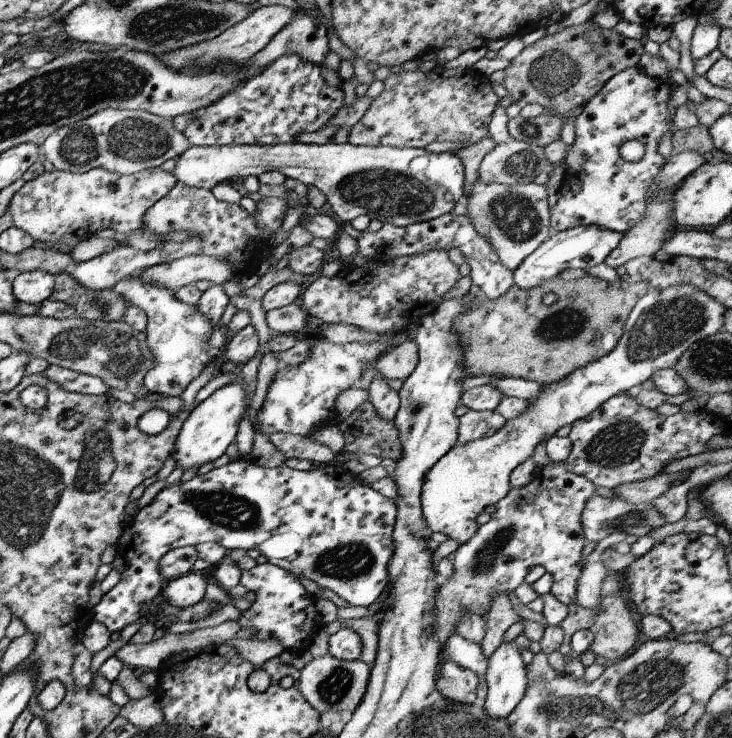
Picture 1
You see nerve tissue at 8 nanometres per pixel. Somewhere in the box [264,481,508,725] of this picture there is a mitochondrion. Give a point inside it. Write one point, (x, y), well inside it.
(353, 560)

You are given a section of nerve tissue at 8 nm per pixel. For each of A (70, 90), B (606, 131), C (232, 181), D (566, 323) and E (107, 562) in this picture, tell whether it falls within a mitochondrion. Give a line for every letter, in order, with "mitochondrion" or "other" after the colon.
A: mitochondrion
B: other
C: other
D: mitochondrion
E: other

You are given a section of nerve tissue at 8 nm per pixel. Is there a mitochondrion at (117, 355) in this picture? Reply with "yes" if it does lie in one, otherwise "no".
yes

